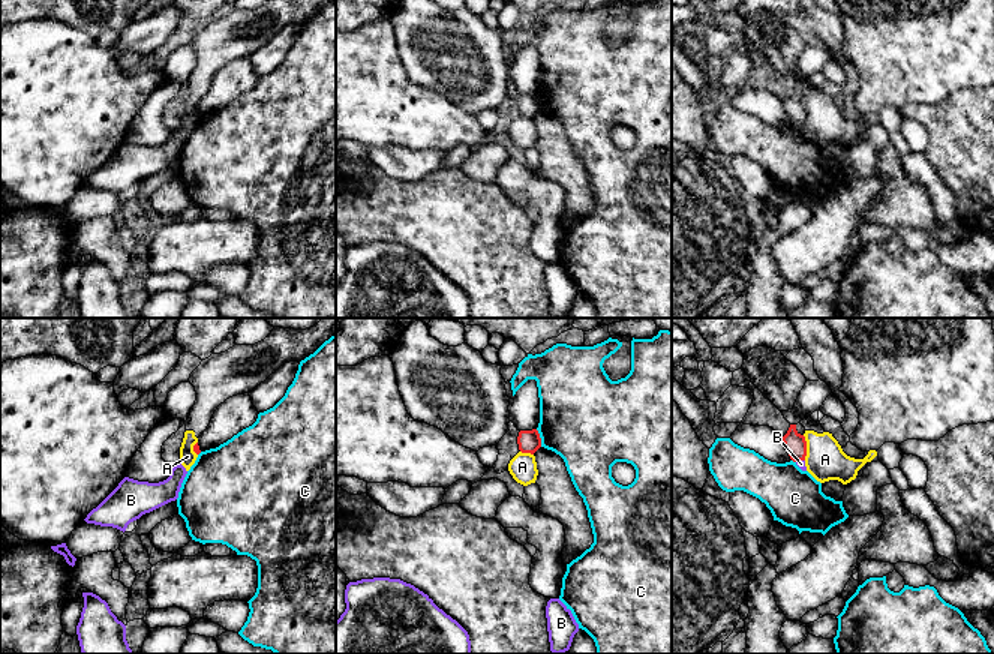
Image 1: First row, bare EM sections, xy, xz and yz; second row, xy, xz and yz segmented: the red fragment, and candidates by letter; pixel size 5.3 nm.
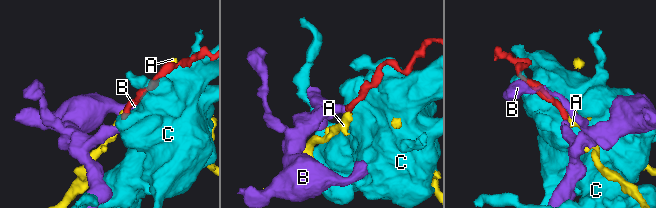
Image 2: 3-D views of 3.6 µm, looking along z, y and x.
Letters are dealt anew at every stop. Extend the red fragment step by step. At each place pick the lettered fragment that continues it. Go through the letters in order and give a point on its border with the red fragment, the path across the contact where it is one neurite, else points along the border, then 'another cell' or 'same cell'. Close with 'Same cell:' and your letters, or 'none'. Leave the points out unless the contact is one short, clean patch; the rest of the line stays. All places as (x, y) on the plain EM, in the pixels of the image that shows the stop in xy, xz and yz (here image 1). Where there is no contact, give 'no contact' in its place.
A: contact yz (805, 111); border yz (802, 99), (805, 123); another cell
B: contact yz (799, 123); way yz (795, 107), (799, 123), (801, 128); same cell
C: contact xz (540, 102); another cell
Same cell: B

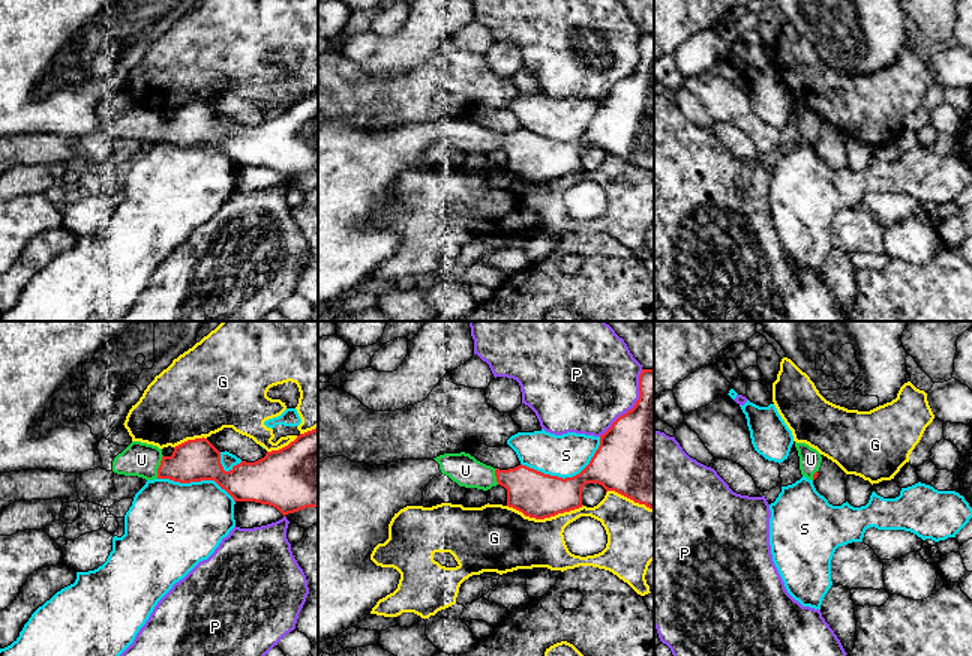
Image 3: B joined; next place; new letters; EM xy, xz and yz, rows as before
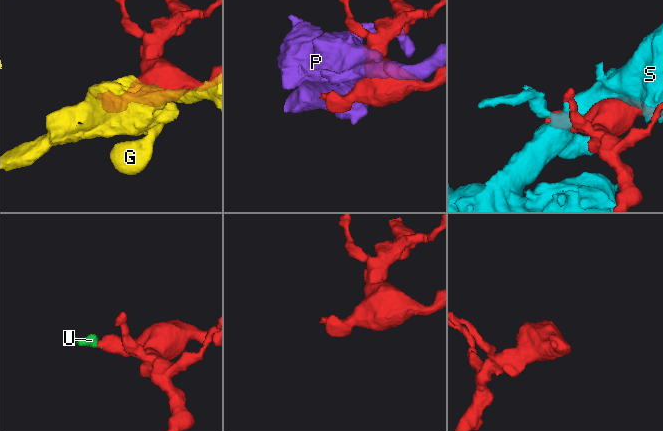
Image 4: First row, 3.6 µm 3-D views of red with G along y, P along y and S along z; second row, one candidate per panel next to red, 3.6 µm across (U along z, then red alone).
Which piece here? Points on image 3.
G: contact xz (545, 180); another cell
P: contact xz (635, 69); another cell
S: contact xz (567, 141); another cell
U: contact xy (159, 131); way xy (197, 123), (180, 131), (159, 131), (141, 123); same cell
Same cell: U

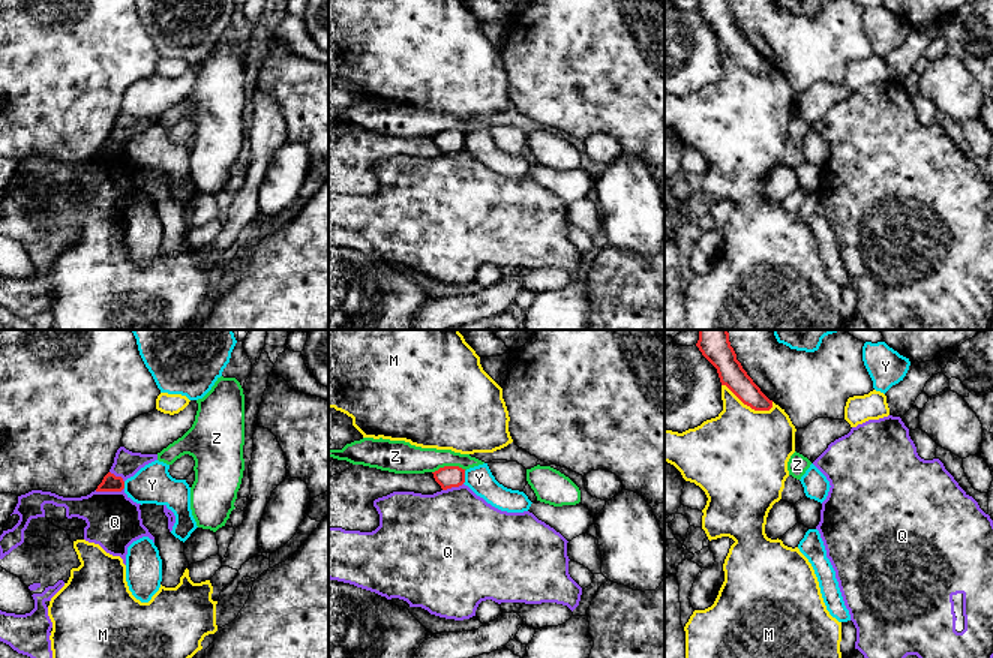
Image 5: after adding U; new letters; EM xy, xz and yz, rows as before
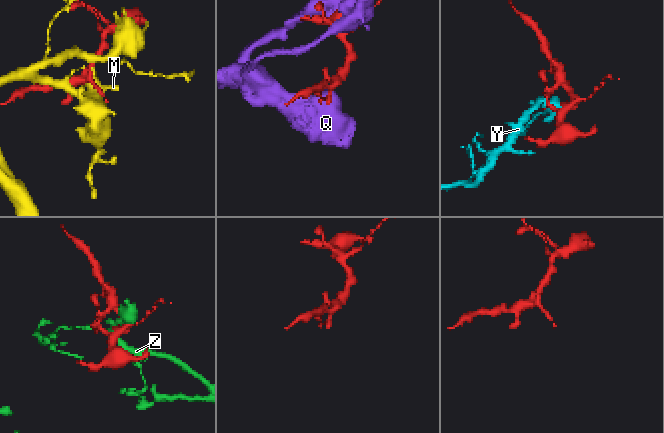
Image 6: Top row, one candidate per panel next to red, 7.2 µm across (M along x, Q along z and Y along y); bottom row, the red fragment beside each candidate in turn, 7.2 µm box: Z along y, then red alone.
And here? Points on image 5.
M: contact yz (747, 69); another cell
Q: contact xy (108, 155); another cell
Y: contact xz (464, 141); border xz (465, 135), (462, 147); another cell
Z: contact xz (449, 131); another cell
Same cell: none

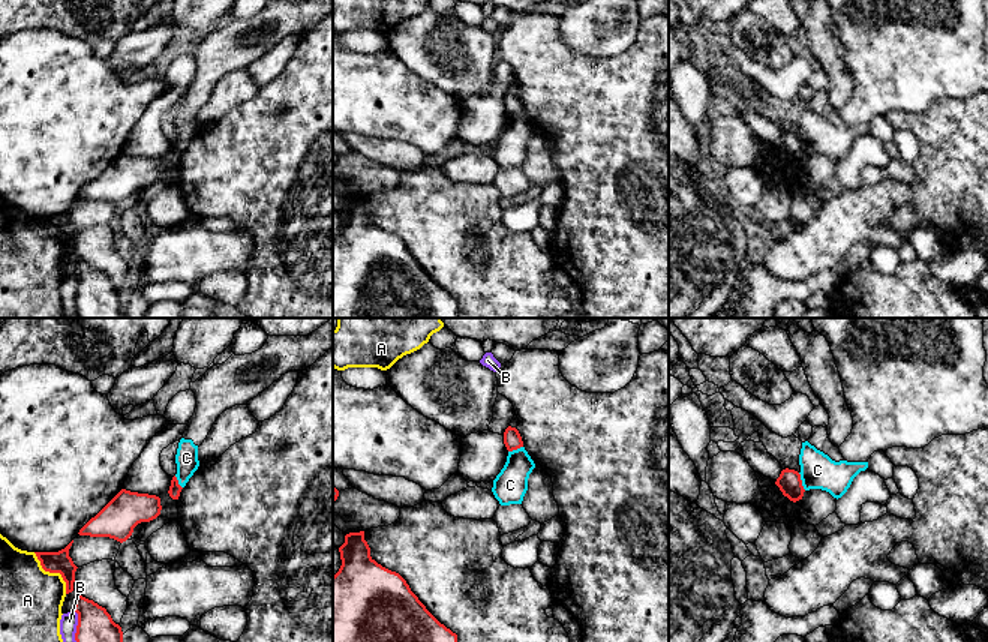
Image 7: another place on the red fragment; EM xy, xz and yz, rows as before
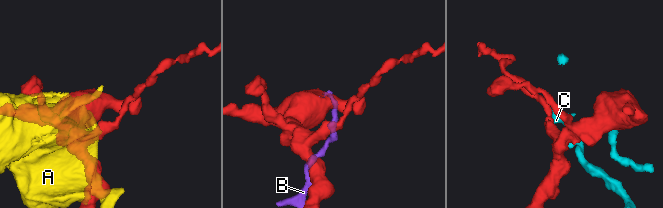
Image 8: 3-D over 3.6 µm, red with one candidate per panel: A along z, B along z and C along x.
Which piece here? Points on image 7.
A: contact xy (53, 236); another cell
B: contact xy (77, 296); another cell
C: contact yz (801, 146); border yz (798, 137), (805, 153); another cell
Same cell: none

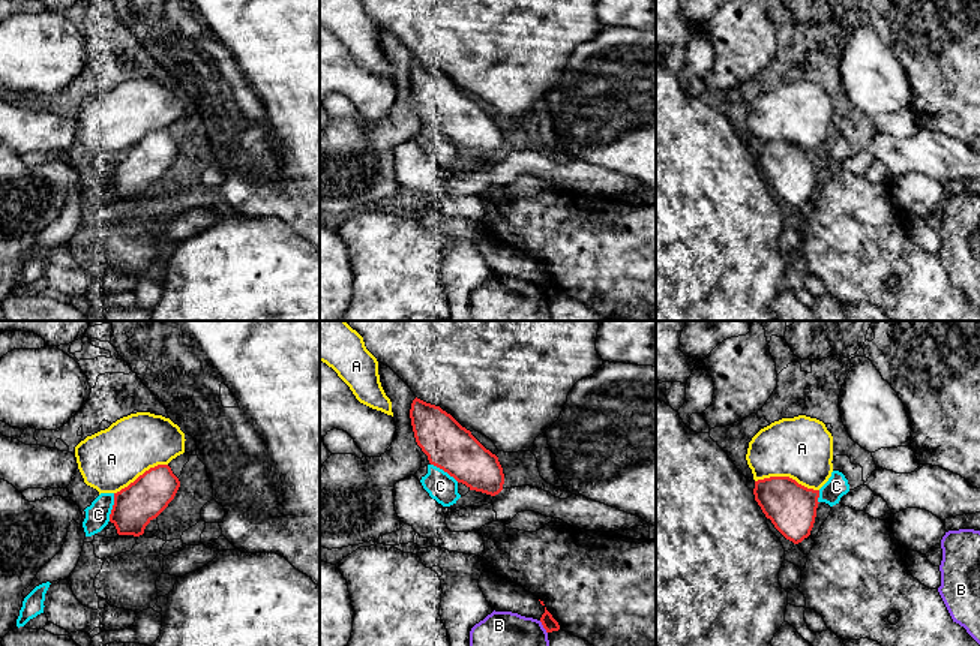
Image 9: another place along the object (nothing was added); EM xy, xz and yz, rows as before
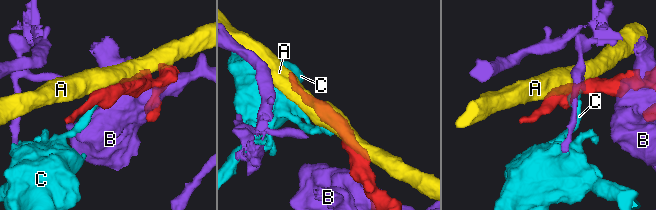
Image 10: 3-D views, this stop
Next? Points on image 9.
A: contact yz (787, 141); another cell
B: contact xz (544, 291); another cell
C: contact xy (113, 171); another cell
Same cell: none

